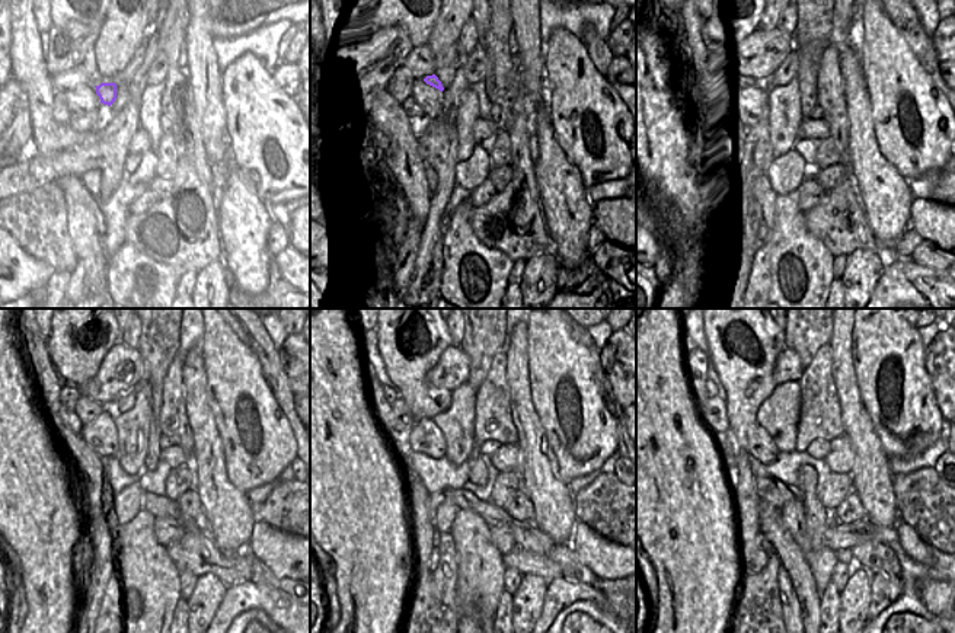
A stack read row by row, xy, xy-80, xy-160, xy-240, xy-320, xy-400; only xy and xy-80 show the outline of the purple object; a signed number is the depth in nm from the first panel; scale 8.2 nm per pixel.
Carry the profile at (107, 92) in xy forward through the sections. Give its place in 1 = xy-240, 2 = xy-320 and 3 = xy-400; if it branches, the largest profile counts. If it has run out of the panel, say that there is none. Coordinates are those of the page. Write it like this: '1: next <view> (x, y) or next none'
1: next xy-240 (86, 409)
2: next xy-320 (399, 421)
3: next xy-400 (714, 411)

